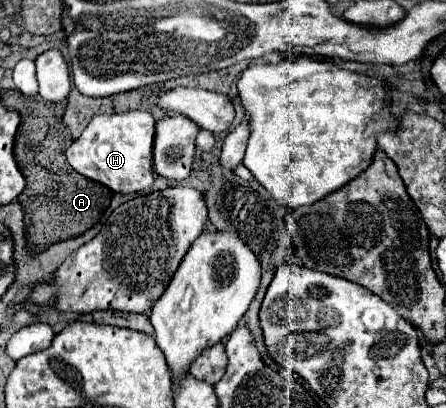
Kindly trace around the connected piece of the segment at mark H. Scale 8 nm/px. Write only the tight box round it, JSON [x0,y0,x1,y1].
[66,110,156,194]

